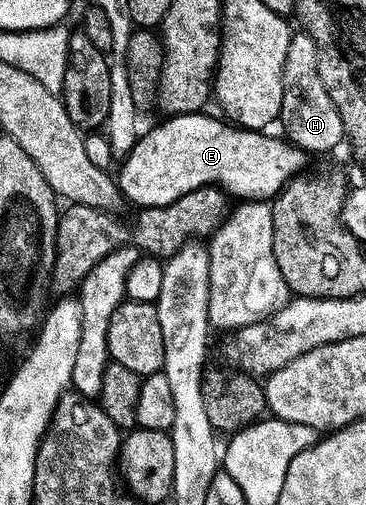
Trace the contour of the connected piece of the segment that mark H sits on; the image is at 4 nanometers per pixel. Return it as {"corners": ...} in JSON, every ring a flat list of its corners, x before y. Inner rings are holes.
{"corners":[[298,32,290,39,290,52,284,78,284,108,280,126,286,129,290,145,297,146,307,156,330,154,341,142,347,141,347,119,340,116,328,88,324,84,322,68,324,54,316,40,305,32]]}

